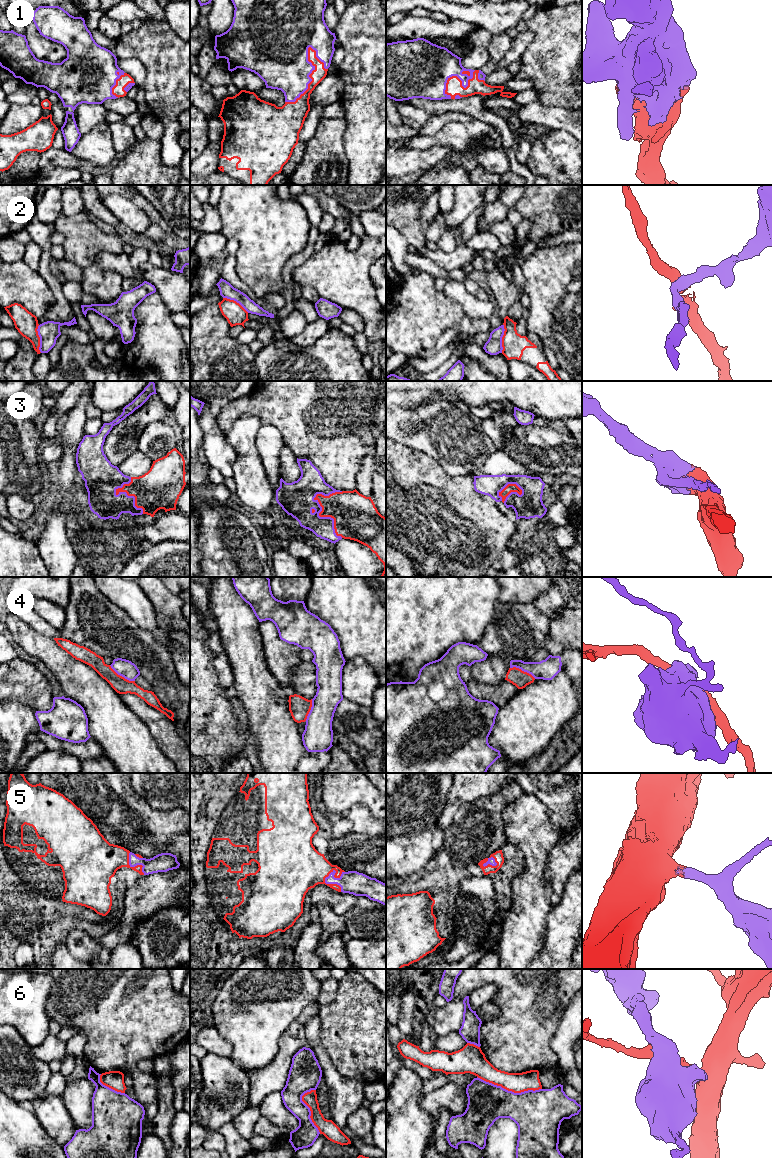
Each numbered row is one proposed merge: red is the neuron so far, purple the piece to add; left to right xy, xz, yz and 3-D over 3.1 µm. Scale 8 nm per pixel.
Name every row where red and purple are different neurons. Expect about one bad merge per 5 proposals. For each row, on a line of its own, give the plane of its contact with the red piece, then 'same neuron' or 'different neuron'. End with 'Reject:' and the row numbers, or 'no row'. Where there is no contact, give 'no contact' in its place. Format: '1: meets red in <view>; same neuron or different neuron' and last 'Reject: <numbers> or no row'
1: meets red in xz; same neuron
2: meets red in yz; different neuron
3: meets red in xz; same neuron
4: meets red in xy; different neuron
5: meets red in xz; same neuron
6: meets red in yz; different neuron
Reject: 2, 4, 6

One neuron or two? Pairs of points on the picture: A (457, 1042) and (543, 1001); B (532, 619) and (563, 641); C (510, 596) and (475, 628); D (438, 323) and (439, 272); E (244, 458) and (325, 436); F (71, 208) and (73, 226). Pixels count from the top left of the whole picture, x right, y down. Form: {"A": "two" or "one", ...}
{"A": "two", "B": "two", "C": "two", "D": "two", "E": "two", "F": "two"}

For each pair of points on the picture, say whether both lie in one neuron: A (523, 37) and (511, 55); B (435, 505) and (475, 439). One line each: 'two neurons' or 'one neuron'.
A: one neuron
B: two neurons

